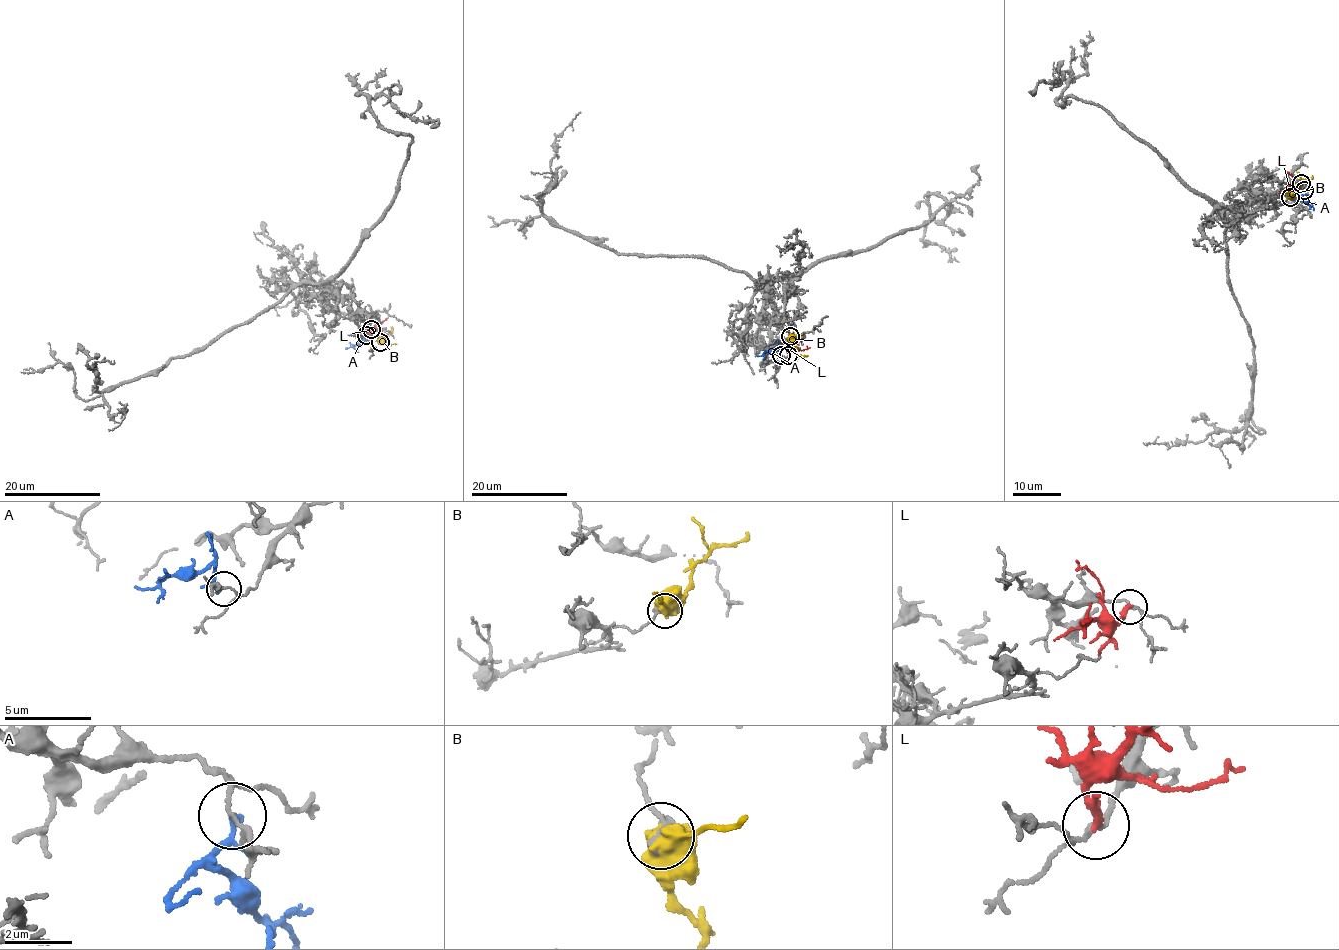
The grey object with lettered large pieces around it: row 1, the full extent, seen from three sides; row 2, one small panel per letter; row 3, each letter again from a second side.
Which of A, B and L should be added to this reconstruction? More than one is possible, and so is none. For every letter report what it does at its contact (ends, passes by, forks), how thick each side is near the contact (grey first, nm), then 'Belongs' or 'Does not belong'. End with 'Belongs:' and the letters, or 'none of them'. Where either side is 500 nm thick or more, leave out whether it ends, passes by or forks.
A: It passes by. Thickness 140 nm (grey) against 150 nm. Does not belong
B: Thickness 240 nm (grey) against 650 nm. Does not belong
L: It passes by. Thickness 120 nm (grey) against 200 nm. Does not belong
Belongs: none of them

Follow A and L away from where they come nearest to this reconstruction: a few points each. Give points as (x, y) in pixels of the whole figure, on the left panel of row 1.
A: (366, 335), (358, 344), (345, 349)
L: (371, 329), (388, 337)

